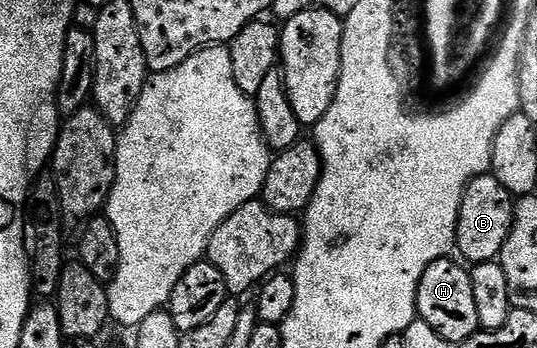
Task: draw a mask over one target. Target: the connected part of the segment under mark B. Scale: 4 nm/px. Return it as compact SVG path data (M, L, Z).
M493 173L479 175L467 182L457 217L455 246L458 254L463 254L462 258L468 264L493 263L498 260L511 232L516 202L516 196L511 195L509 189L505 189L505 185L501 185Z

